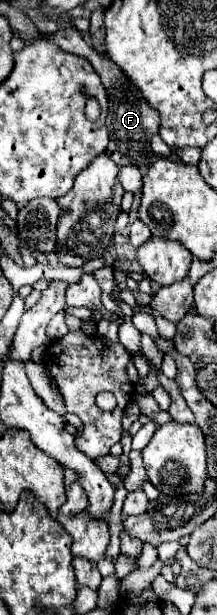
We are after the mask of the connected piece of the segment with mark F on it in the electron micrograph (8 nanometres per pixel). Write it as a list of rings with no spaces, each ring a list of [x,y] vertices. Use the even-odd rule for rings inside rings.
[[[74,27],[62,29],[58,33],[58,45],[68,53],[88,59],[92,63],[92,67],[96,67],[96,73],[102,79],[102,85],[108,93],[108,105],[110,105],[110,115],[106,119],[108,133],[110,133],[110,145],[106,149],[106,155],[118,167],[122,167],[122,165],[134,165],[134,167],[150,165],[150,159],[152,159],[150,137],[158,131],[158,125],[160,125],[158,111],[154,107],[148,107],[148,101],[142,97],[142,93],[136,89],[136,85],[132,85],[132,81],[126,77],[126,73],[120,67],[116,67],[116,63],[112,63],[112,59],[108,59],[108,55],[98,53],[90,43],[86,43],[78,29],[74,29]]]

